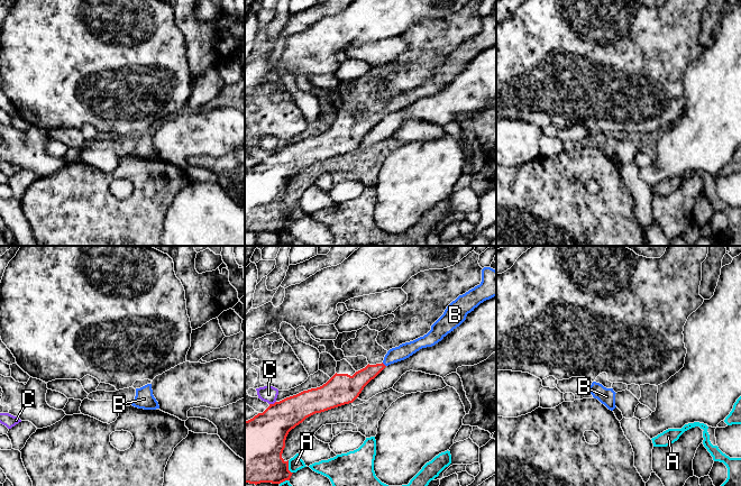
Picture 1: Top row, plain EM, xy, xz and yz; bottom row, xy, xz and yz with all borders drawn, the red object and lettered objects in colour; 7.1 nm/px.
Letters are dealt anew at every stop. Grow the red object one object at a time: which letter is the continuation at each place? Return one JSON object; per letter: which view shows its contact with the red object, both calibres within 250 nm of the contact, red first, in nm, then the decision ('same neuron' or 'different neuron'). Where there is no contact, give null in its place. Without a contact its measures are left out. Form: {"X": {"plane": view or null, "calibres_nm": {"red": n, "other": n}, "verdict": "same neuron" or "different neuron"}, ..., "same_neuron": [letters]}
{"A": {"plane": "xz", "calibres_nm": {"red": 380, "other": 100}, "verdict": "different neuron"}, "B": {"plane": "xz", "calibres_nm": {"red": 140, "other": 110}, "verdict": "same neuron"}, "C": {"plane": "xz", "calibres_nm": {"red": 320, "other": 120}, "verdict": "different neuron"}, "same_neuron": ["B"]}

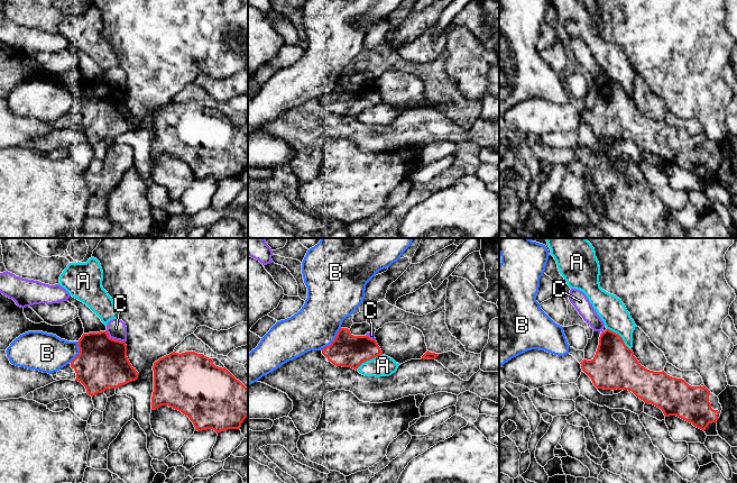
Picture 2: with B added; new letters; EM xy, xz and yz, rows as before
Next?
{"A": {"plane": "yz", "calibres_nm": {"red": 320, "other": 190}, "verdict": "different neuron"}, "B": {"plane": "xz", "calibres_nm": {"red": 240, "other": 320}, "verdict": "different neuron"}, "C": {"plane": "xy", "calibres_nm": {"red": 360, "other": 140}, "verdict": "different neuron"}, "same_neuron": []}

